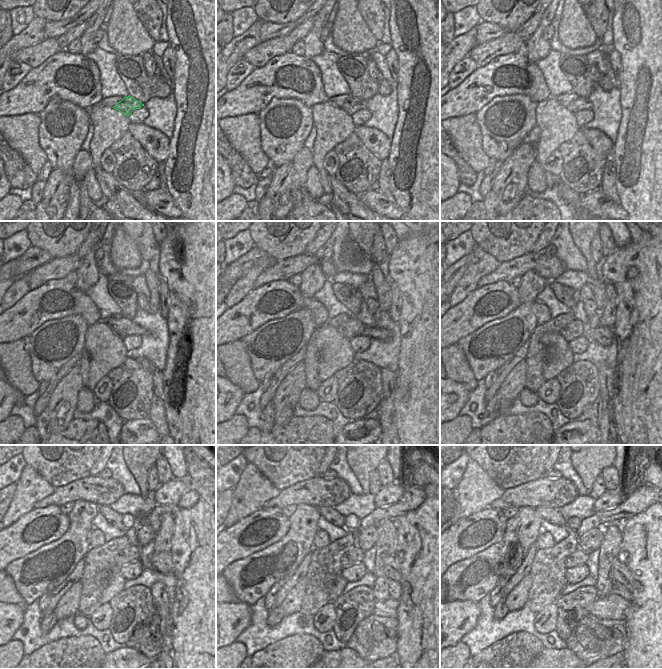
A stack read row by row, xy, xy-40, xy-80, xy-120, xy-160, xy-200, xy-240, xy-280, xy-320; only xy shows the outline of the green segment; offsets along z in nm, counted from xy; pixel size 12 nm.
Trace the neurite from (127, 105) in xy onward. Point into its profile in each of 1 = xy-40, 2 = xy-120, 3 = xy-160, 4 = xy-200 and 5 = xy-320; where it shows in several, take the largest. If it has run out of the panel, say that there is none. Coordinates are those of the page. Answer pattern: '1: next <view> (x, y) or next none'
1: next xy-40 (352, 105)
2: next xy-120 (135, 328)
3: next xy-160 (380, 334)
4: next xy-200 (603, 335)
5: next xy-320 (620, 573)

